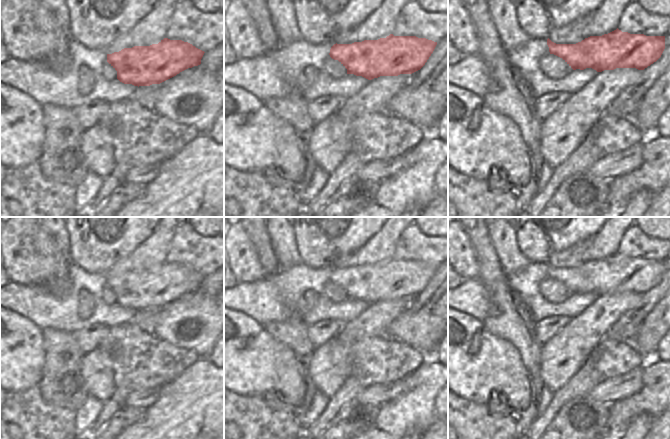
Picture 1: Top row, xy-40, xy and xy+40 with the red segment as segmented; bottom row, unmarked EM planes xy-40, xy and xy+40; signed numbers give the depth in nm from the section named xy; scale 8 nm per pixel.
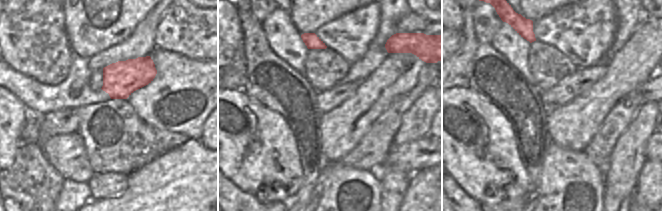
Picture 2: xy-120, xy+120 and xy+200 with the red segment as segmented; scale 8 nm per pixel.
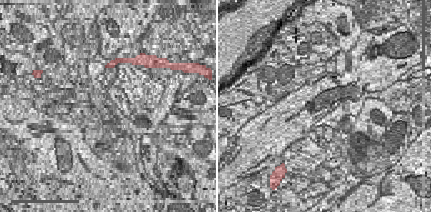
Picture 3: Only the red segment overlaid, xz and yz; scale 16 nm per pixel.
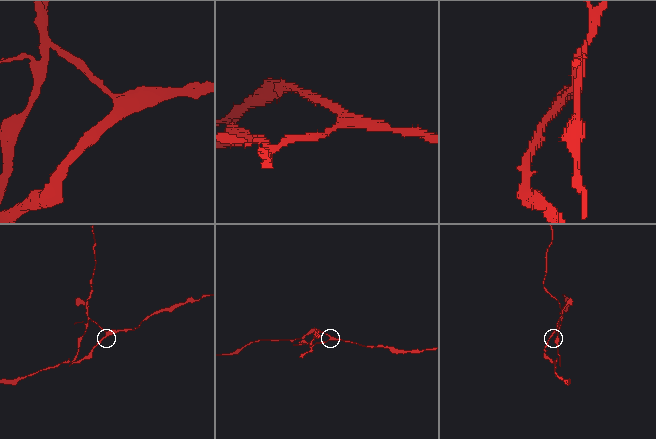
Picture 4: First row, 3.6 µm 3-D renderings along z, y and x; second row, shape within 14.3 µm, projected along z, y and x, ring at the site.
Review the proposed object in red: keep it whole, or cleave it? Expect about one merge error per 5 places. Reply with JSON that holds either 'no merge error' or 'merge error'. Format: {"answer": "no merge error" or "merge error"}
{"answer": "merge error"}

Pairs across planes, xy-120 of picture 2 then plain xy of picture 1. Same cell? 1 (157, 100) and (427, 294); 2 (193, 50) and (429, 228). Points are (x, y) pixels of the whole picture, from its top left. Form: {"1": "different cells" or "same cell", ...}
{"1": "different cells", "2": "different cells"}

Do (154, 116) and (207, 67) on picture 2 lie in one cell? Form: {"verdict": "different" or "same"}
{"verdict": "same"}

